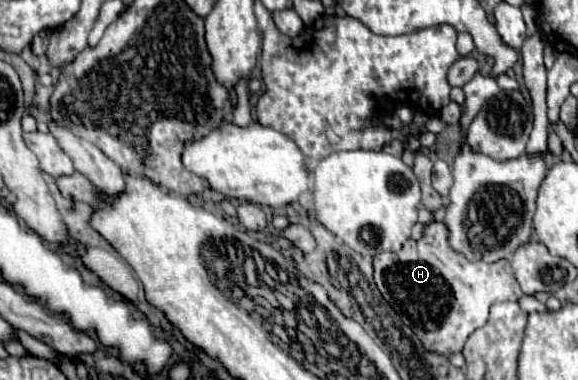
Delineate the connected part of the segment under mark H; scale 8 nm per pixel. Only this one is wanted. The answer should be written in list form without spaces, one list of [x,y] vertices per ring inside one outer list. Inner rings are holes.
[[[432,222],[420,240],[408,240],[400,252],[382,252],[374,256],[374,282],[384,300],[396,310],[402,322],[420,338],[422,346],[438,354],[460,352],[466,338],[488,320],[488,310],[496,302],[518,300],[522,296],[520,284],[512,274],[512,266],[506,260],[494,264],[470,262],[462,254],[448,246],[448,228],[442,222]]]

